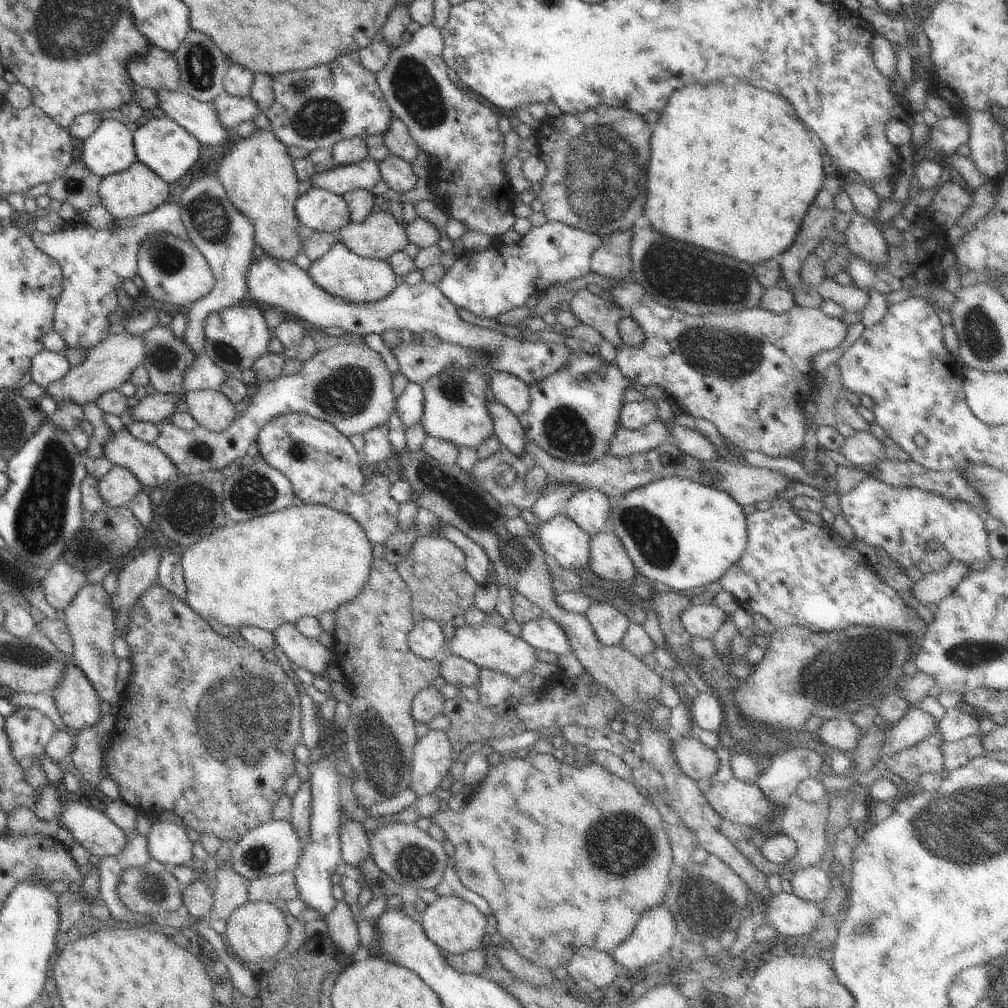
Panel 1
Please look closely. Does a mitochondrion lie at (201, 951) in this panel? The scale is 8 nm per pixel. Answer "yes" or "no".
no

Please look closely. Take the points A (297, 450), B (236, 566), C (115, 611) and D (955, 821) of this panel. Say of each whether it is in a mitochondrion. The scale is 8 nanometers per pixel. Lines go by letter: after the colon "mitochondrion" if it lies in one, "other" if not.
A: mitochondrion
B: other
C: other
D: mitochondrion

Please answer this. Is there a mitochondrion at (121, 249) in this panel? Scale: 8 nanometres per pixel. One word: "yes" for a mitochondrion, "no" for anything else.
yes

